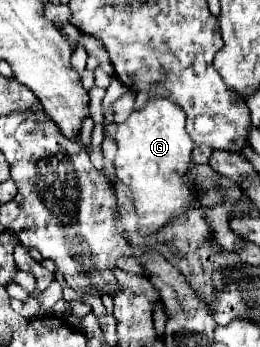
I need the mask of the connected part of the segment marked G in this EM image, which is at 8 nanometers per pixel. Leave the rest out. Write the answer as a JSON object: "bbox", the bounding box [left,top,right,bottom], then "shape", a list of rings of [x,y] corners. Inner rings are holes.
{"bbox":[114,98,200,234],"shape":[[[148,98],[142,108],[136,108],[126,122],[118,124],[116,144],[118,152],[114,158],[116,176],[120,182],[128,184],[134,192],[136,212],[140,216],[138,230],[142,234],[152,234],[164,226],[172,216],[180,214],[188,206],[200,206],[194,196],[194,188],[182,180],[190,164],[190,152],[194,142],[184,130],[186,114],[178,104],[166,98]]]}

